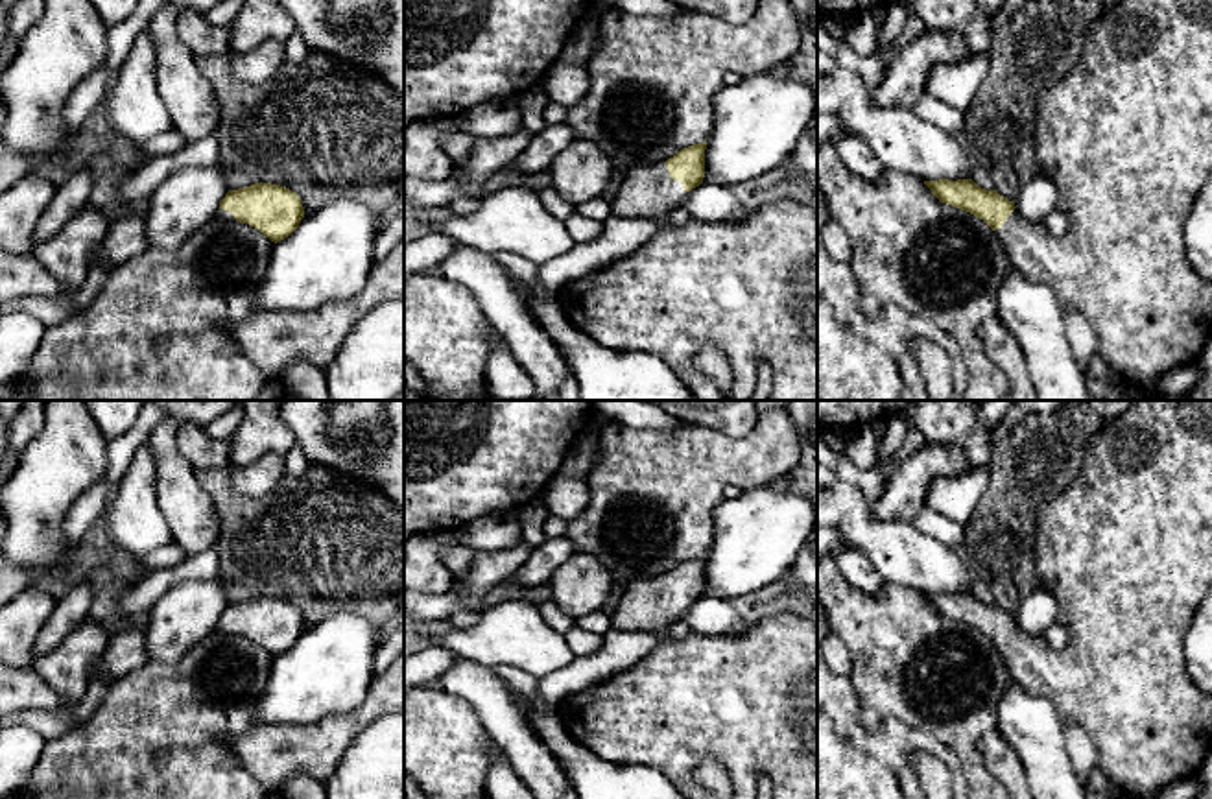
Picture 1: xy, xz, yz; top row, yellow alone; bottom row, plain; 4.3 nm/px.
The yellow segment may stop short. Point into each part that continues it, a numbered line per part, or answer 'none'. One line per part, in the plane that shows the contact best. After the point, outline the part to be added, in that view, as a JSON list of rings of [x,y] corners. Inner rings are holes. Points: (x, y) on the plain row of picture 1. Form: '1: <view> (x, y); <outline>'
1: xz (749, 702); [[[666,576],[633,579],[624,585],[624,596],[616,609],[611,613],[612,629],[624,633],[644,633],[655,637],[657,642],[648,646],[644,657],[627,670],[564,698],[559,703],[559,714],[566,733],[590,753],[611,764],[644,764],[660,771],[675,784],[684,799],[716,799],[694,779],[695,768],[707,758],[718,760],[727,769],[732,784],[731,799],[756,799],[760,777],[766,777],[771,782],[773,799],[817,799],[817,627],[804,616],[793,613],[778,613],[749,624],[749,627],[740,635],[697,635],[683,631],[679,637],[671,637],[668,631],[686,616],[692,603],[686,605],[681,594],[673,594],[670,590]]]

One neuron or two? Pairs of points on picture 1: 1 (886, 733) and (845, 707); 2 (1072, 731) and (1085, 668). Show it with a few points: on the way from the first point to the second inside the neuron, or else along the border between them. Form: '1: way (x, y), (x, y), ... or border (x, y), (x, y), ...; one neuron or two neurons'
1: way (875, 733), (866, 733), (851, 718); one neuron
2: border (1065, 718), (1074, 722), (1094, 744), (1098, 761); two neurons

